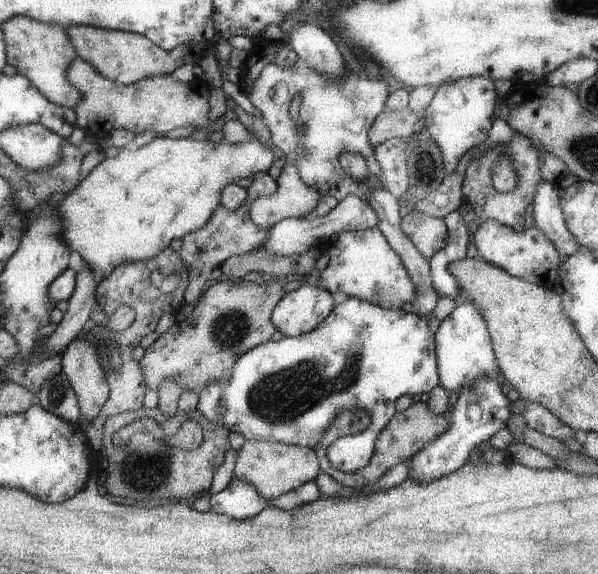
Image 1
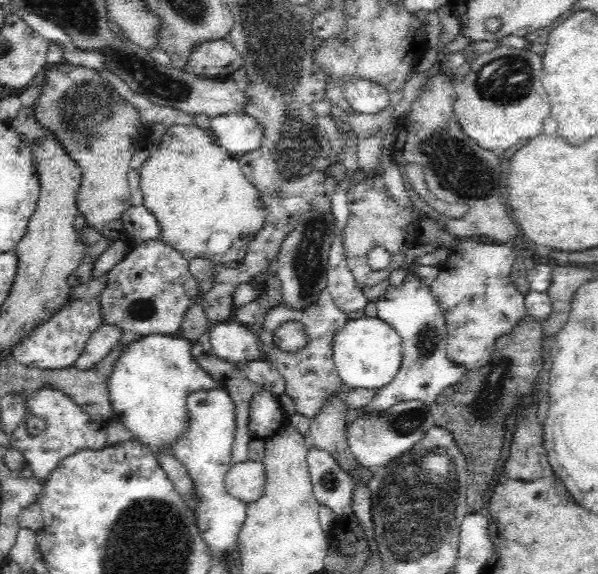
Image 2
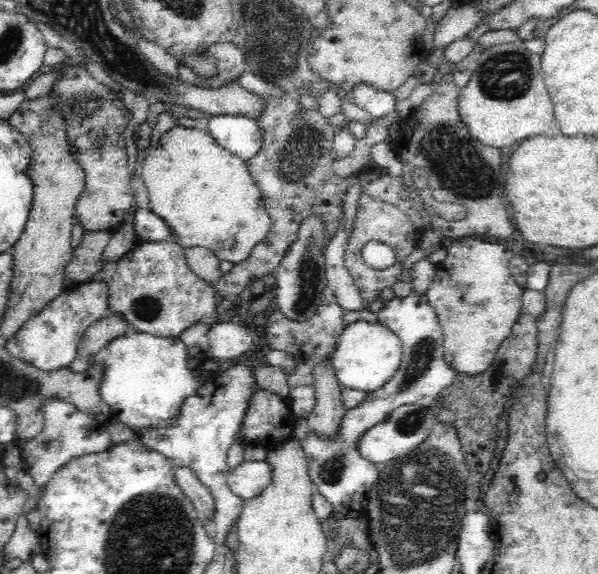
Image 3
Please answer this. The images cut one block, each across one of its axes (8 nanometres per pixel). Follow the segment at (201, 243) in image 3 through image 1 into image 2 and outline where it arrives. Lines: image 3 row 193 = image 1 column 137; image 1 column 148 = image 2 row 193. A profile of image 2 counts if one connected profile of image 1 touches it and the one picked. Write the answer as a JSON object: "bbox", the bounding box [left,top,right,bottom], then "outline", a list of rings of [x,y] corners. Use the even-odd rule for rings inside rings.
{"bbox":[138,124,265,269],"outline":[[[196,124],[171,126],[157,142],[156,149],[151,151],[138,172],[140,190],[144,195],[143,206],[155,217],[158,229],[160,229],[157,238],[167,246],[175,248],[189,262],[208,260],[219,269],[244,257],[254,234],[263,228],[265,210],[259,200],[256,186],[253,186],[240,170],[238,156],[231,155],[212,140],[213,138]],[[216,232],[226,232],[232,238],[232,246],[228,248],[224,256],[212,256],[206,250],[208,238]]]}

